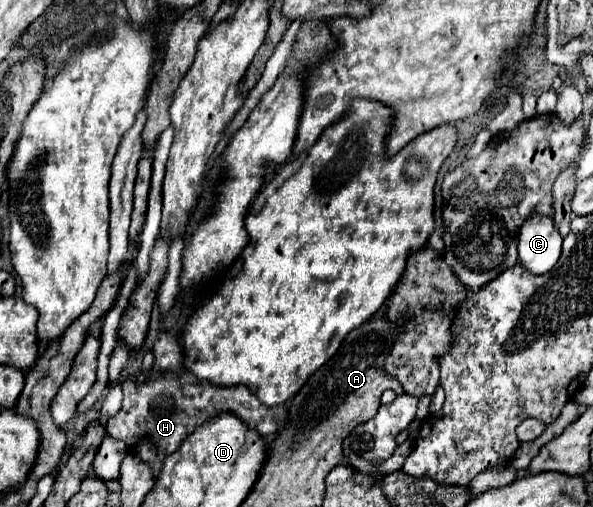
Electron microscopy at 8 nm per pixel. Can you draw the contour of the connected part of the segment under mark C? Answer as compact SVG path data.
M534 214L518 230L520 264L532 274L546 274L560 258L562 236L550 216Z

